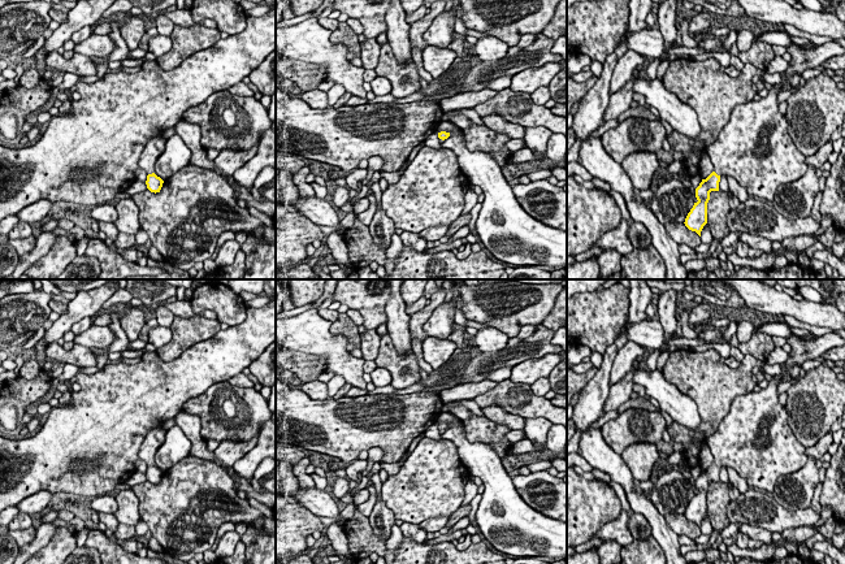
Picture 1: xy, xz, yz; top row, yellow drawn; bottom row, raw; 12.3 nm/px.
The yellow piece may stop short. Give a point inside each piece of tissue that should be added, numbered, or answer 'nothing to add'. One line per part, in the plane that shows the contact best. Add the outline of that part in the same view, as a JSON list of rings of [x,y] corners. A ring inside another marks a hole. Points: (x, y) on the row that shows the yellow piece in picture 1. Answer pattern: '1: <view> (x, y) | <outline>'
1: xy (155, 147) | [[[159,133],[157,135],[152,136],[140,157],[139,157],[139,161],[138,161],[138,166],[143,170],[147,172],[147,174],[152,174],[155,173],[155,164],[156,164],[156,160],[164,153],[165,151],[165,143],[166,143],[166,139],[162,136],[162,133]]]

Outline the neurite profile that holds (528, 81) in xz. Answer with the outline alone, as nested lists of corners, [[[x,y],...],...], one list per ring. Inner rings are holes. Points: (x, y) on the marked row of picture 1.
[[[547,62],[538,68],[525,69],[512,75],[510,90],[532,94],[537,88],[549,87],[551,79],[562,70],[559,62]]]

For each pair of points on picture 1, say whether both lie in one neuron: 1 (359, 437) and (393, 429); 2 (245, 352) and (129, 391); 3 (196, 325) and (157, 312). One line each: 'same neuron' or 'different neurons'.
1: same neuron
2: same neuron
3: different neurons

